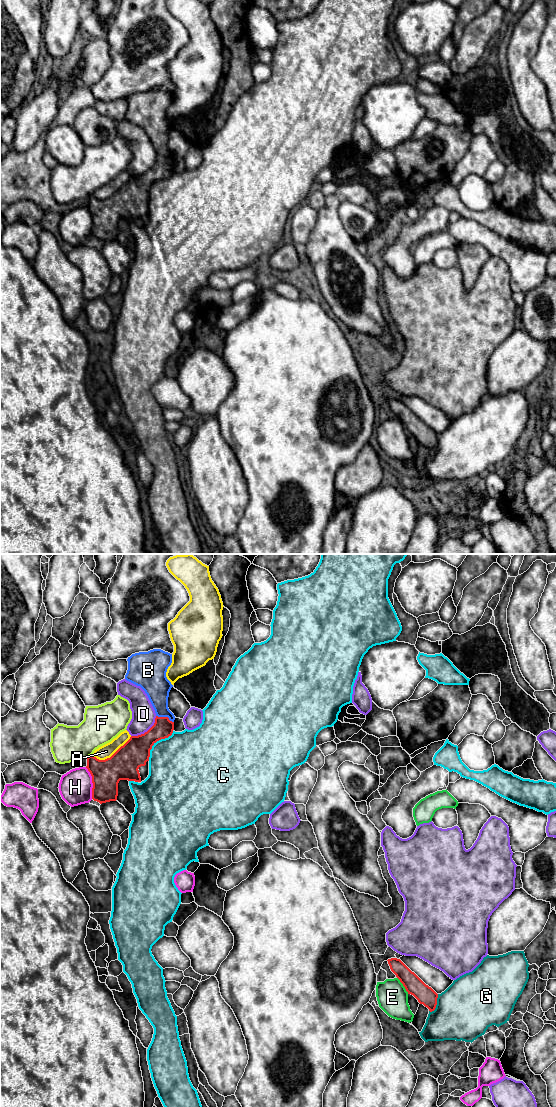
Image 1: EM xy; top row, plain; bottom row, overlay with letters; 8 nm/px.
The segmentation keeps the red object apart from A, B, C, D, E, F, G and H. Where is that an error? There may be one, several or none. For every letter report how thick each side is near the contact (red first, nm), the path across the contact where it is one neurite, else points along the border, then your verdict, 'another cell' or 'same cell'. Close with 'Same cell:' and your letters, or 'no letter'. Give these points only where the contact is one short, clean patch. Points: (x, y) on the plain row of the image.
A: 240/110 nm | another cell
B: 160/200 nm | across xy (163, 168), (165, 157), (160, 146), (157, 127) | same cell
C: 220/460 nm | another cell
D: 220/190 nm | another cell
E: 150/240 nm | another cell
F: 240/280 nm | along xy (92, 194), (86, 198) | another cell
G: 150/460 nm | along xy (438, 434), (436, 447), (430, 452) | another cell
H: 240/260 nm | another cell
Same cell: B

